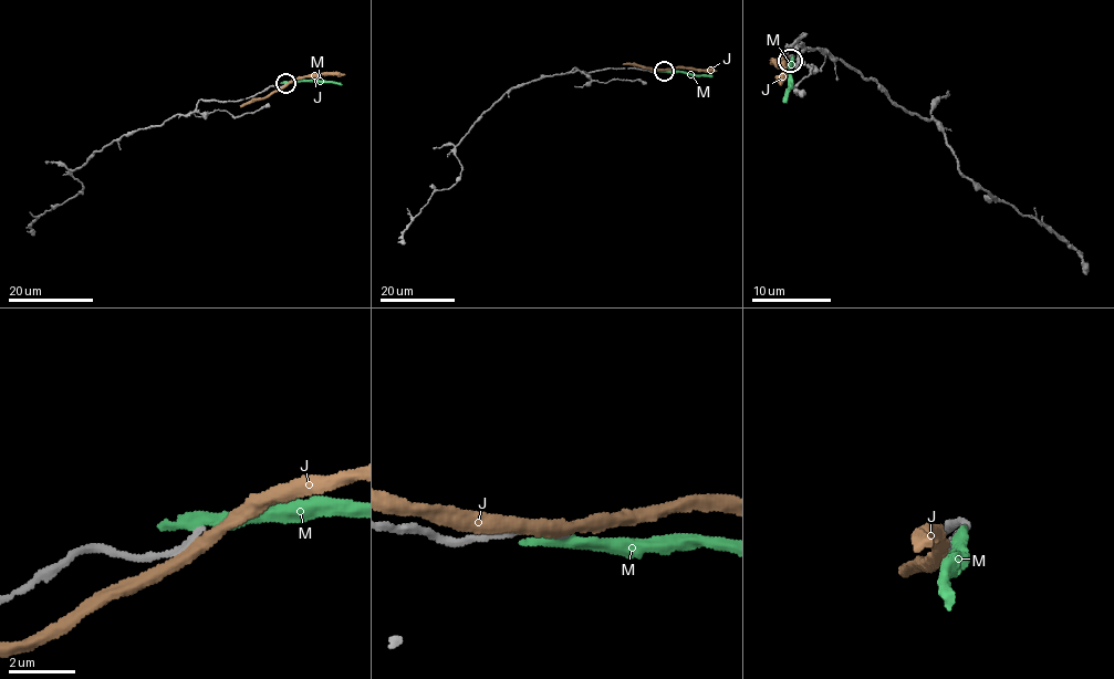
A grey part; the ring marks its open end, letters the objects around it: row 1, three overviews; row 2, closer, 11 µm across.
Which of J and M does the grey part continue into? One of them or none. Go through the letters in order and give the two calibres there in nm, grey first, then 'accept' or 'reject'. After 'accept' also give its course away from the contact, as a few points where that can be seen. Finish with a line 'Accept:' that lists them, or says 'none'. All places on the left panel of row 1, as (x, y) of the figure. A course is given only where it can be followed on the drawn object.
J: 200 nm thick on the grey side, 400 nm on the other; reject
M: 180 nm thick on the grey side, 440 nm on the other; reject
Accept: none

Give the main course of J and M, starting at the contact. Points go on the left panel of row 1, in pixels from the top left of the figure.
J: (284, 85), (308, 75), (344, 73)
M: (285, 83), (341, 84)

